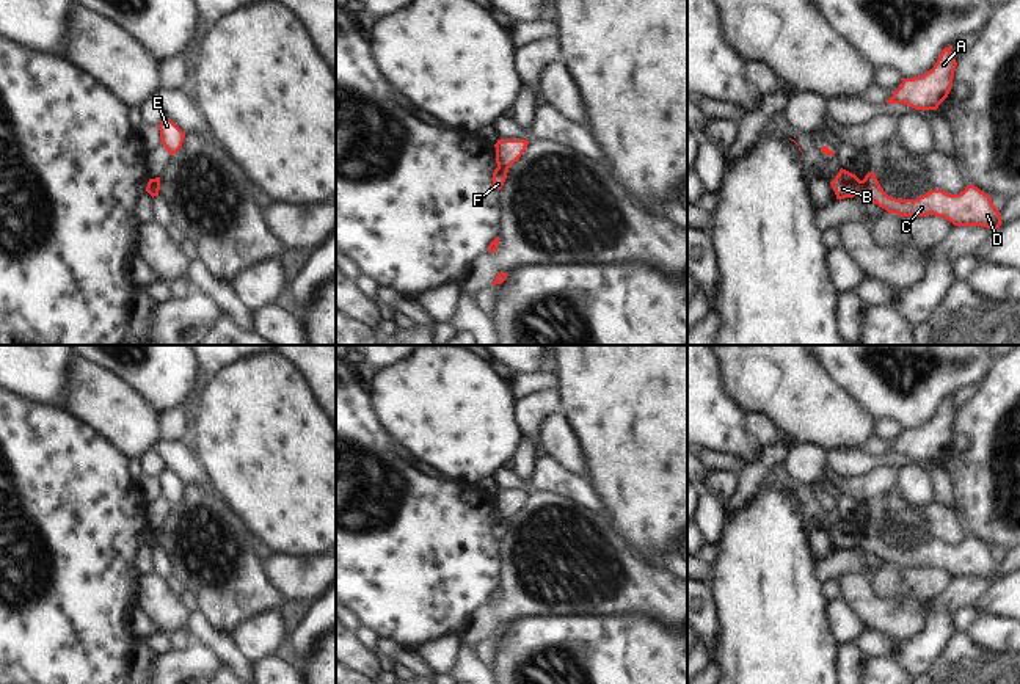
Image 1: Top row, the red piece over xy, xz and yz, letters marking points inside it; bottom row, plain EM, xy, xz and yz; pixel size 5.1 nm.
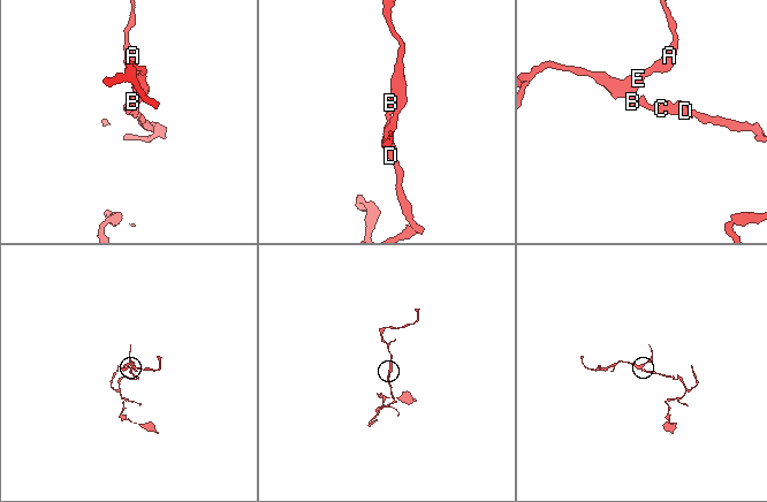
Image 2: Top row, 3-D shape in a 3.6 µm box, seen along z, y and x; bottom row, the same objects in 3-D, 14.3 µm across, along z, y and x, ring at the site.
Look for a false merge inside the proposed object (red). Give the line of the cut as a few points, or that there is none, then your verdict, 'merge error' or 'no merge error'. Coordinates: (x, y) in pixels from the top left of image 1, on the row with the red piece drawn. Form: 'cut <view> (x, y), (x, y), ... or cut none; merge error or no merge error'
cut yz (862, 181), (857, 193); merge error

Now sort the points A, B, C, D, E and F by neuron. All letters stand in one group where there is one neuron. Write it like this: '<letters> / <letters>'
A B E / C D F

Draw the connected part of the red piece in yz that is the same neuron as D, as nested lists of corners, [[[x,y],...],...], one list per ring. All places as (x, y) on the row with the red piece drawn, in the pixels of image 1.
[[[871,171],[862,180],[858,195],[866,202],[877,204],[888,213],[901,216],[935,215],[951,221],[954,226],[981,226],[990,231],[1001,226],[1001,213],[993,206],[992,198],[974,185],[967,185],[959,195],[931,190],[916,199],[896,199],[882,190],[876,174]]]

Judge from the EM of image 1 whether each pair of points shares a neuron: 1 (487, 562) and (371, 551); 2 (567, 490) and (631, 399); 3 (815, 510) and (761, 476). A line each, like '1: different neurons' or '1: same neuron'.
1: same neuron
2: different neurons
3: same neuron

